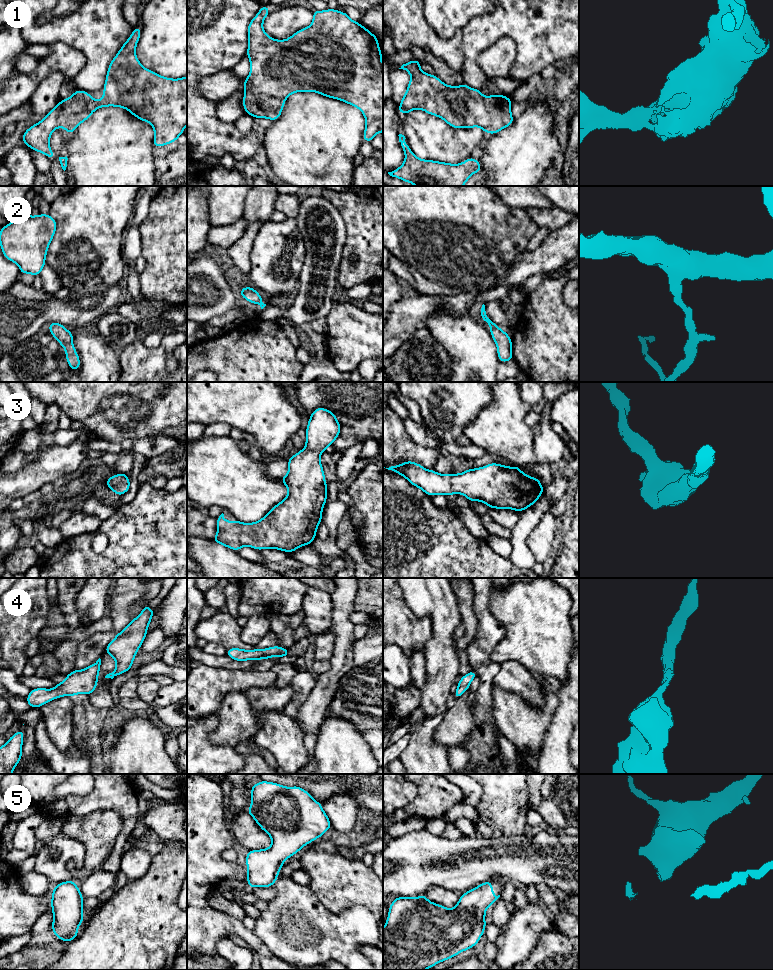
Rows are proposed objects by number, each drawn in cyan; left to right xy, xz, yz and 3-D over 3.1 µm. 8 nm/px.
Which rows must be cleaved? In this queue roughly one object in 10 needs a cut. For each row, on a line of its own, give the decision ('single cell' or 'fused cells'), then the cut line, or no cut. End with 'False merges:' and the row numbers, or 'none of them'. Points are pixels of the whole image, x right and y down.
1: single cell | no cut
2: single cell | no cut
3: single cell | no cut
4: single cell | no cut
5: single cell | no cut
False merges: none of them

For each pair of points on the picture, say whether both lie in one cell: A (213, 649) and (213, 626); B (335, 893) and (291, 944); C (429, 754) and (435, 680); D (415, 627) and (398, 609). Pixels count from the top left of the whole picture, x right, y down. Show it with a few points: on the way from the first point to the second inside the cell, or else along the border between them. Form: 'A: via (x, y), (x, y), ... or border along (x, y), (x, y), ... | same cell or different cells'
A: border along (206, 642), (212, 642), (226, 649) | different cells
B: border along (309, 887), (317, 899), (332, 912), (347, 909) | different cells
C: border along (419, 706), (425, 716), (443, 714) | different cells
D: via (410, 624), (400, 614) | same cell

